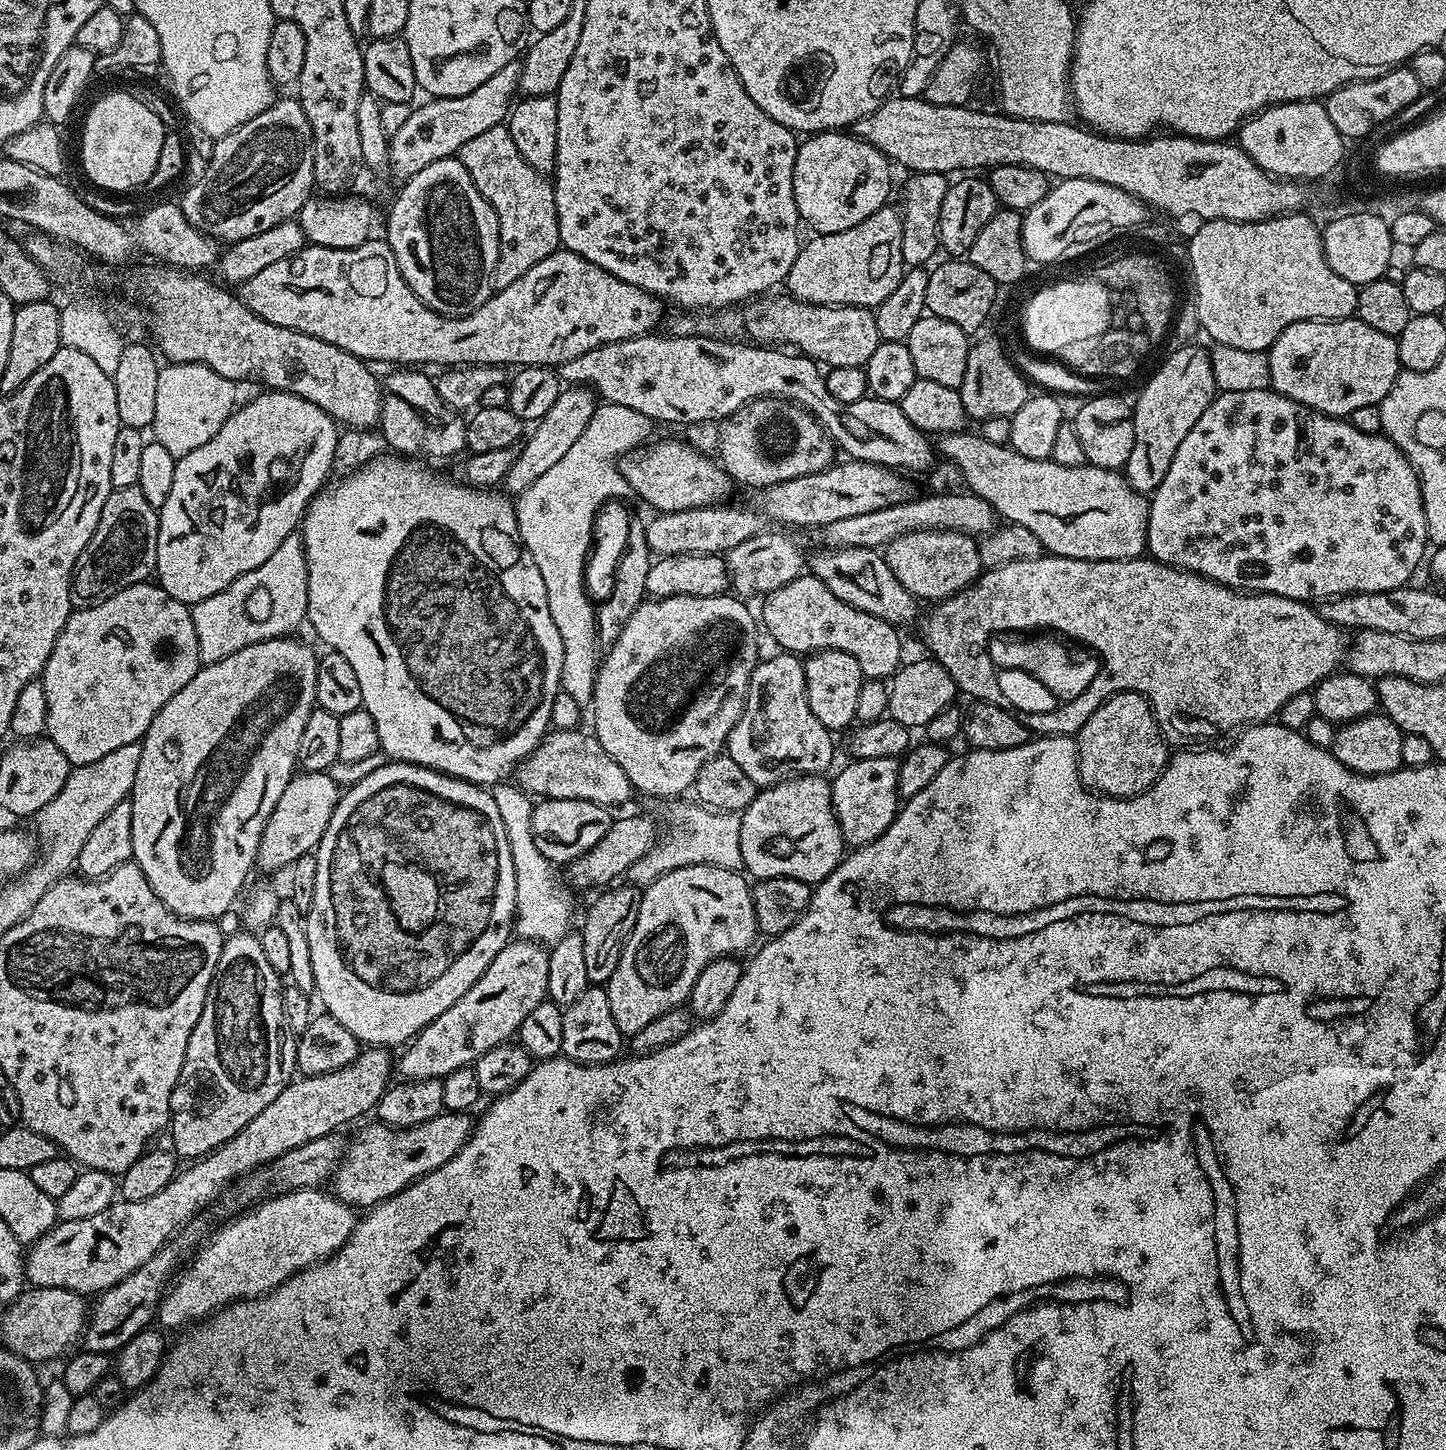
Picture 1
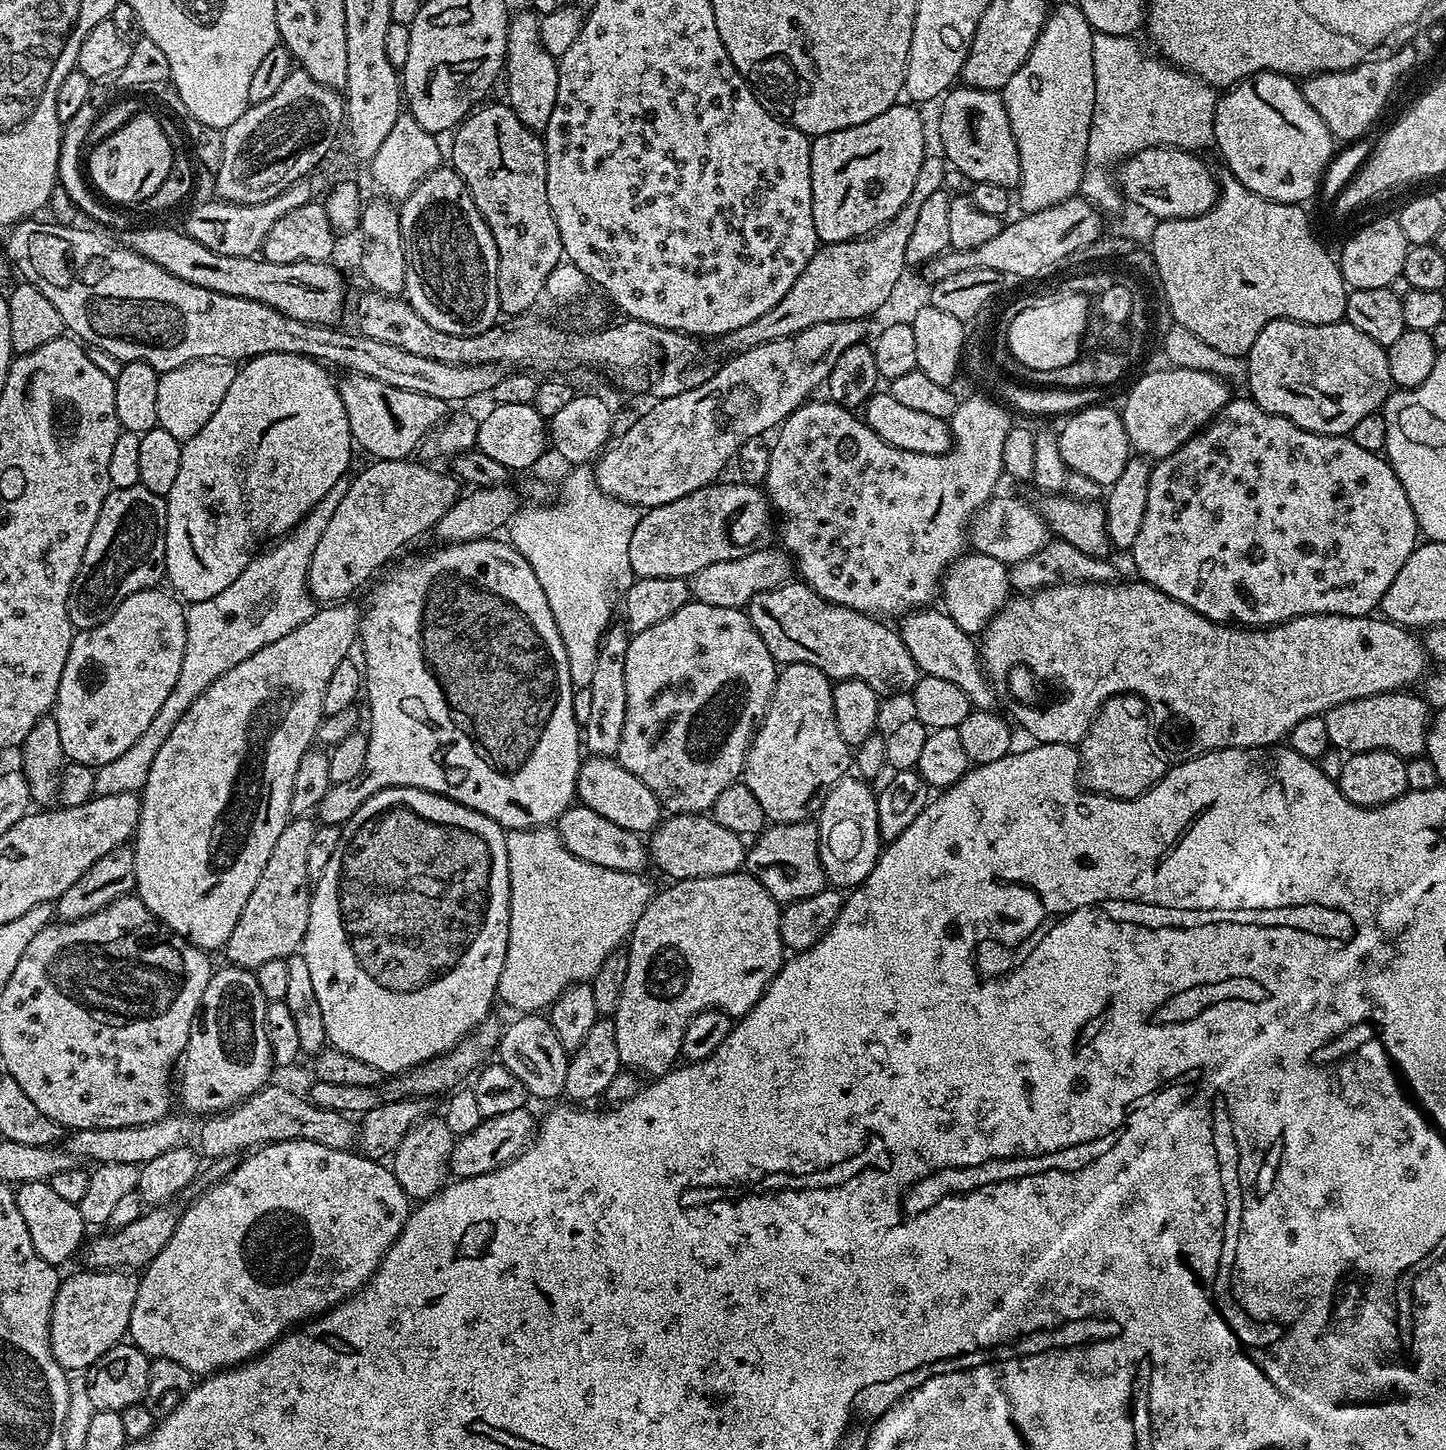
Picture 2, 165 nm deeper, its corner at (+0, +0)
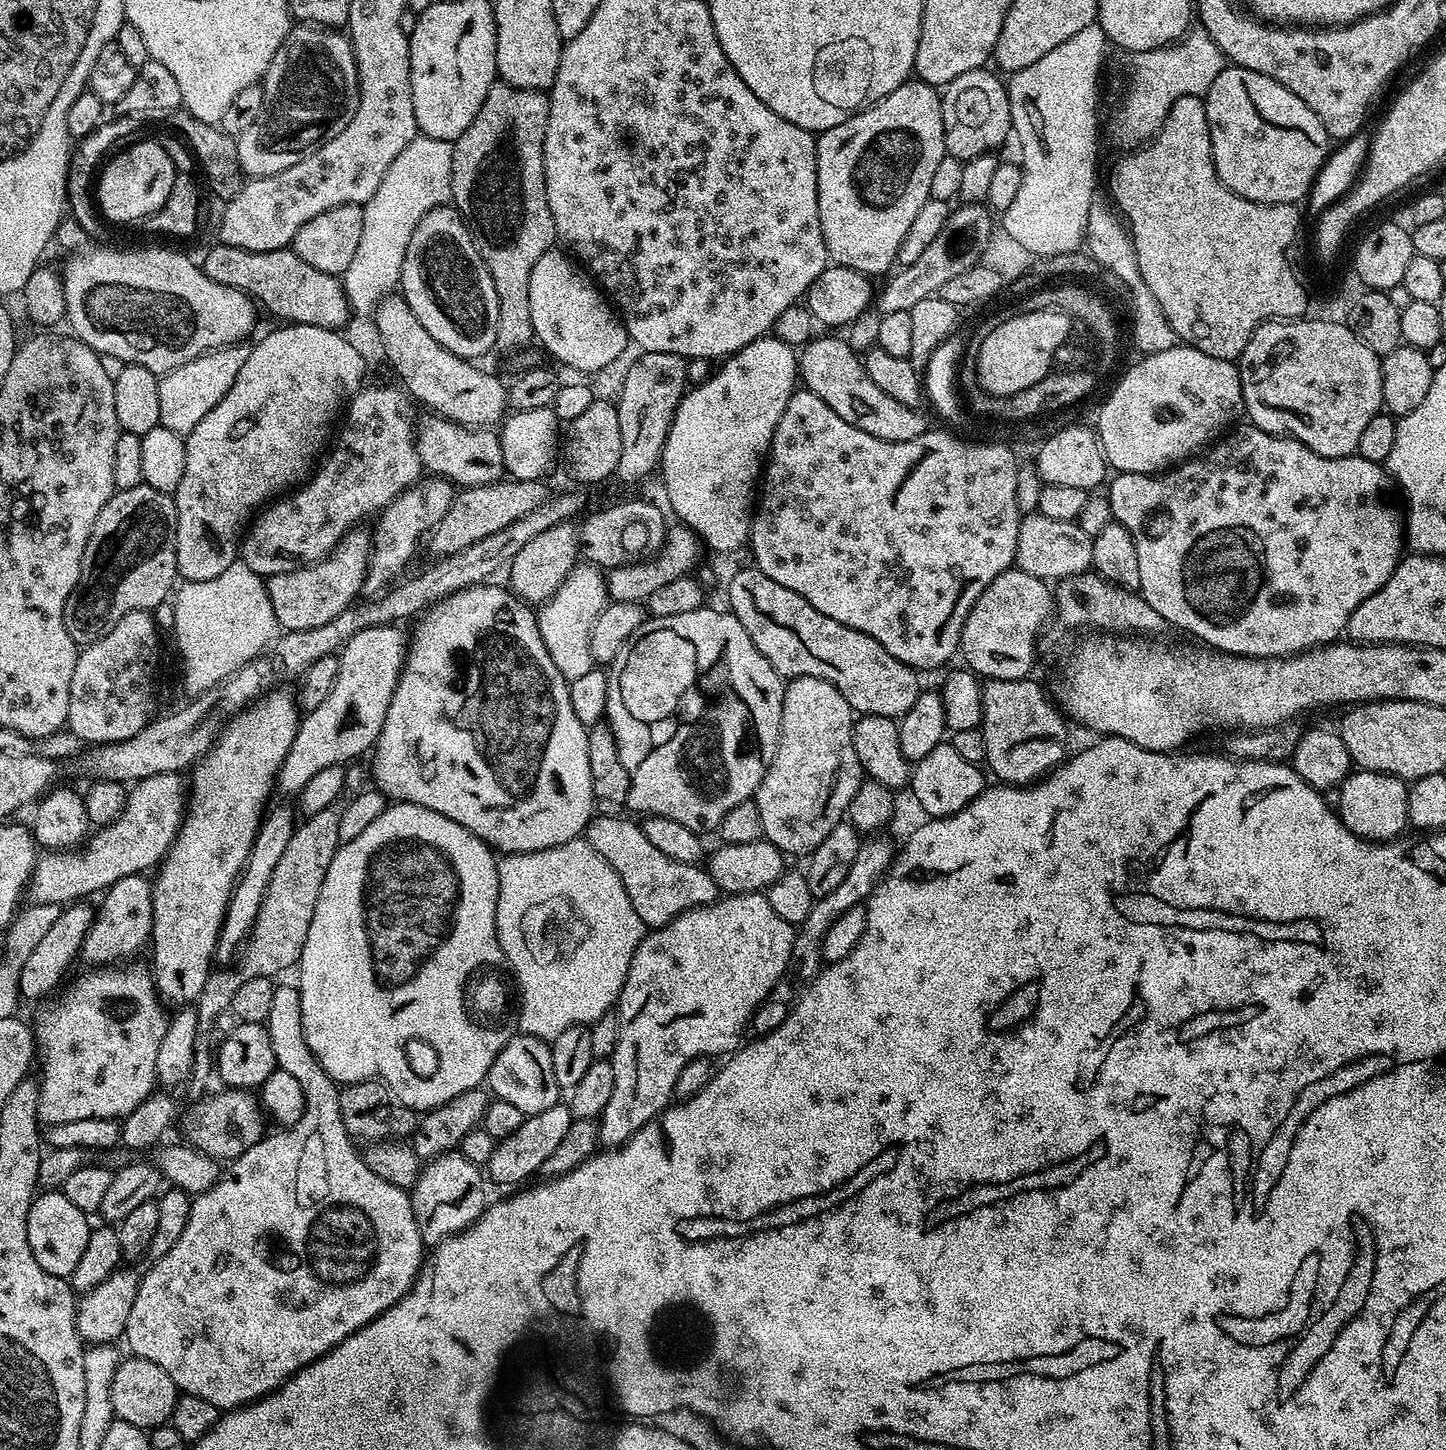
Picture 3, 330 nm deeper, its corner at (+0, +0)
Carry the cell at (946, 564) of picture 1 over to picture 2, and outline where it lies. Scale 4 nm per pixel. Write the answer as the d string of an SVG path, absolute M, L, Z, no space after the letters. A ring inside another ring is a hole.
M973 551L955 560L942 577L943 611L966 633L980 634L1010 599L1009 565Z

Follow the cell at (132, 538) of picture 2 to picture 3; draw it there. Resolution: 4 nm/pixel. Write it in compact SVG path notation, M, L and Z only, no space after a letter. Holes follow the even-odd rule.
M145 483L130 490L117 490L110 502L102 506L102 514L98 514L98 522L94 522L94 530L90 530L90 542L86 542L78 586L64 607L66 630L77 646L92 644L110 634L110 630L118 626L118 618L126 618L126 614L131 612L155 610L159 604L165 603L177 580L175 499L169 493L154 490Z

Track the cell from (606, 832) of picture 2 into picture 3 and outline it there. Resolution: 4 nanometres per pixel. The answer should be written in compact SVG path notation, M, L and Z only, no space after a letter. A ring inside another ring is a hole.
M596 814L586 829L586 838L606 862L622 878L626 886L626 894L630 894L630 902L634 910L638 910L638 918L649 928L660 928L663 924L668 924L674 918L678 918L684 912L692 908L698 908L701 904L713 904L718 899L718 889L714 878L703 867L694 864L683 864L674 858L666 858L650 838L646 838L643 827L632 820L623 820L625 817L620 814Z

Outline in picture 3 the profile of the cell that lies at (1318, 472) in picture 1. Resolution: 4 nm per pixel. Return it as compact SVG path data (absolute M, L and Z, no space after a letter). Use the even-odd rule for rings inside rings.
M1255 426L1240 427L1233 427L1203 454L1189 458L1171 470L1159 474L1116 472L1107 481L1106 495L1113 521L1130 530L1134 546L1138 550L1139 595L1150 602L1154 610L1158 610L1165 625L1172 627L1173 624L1174 627L1197 636L1201 645L1226 652L1230 656L1257 656L1263 660L1275 656L1297 656L1309 648L1319 648L1341 639L1342 633L1347 629L1350 614L1354 614L1354 610L1358 610L1358 606L1362 606L1362 602L1366 602L1366 598L1370 598L1370 594L1377 592L1388 581L1390 574L1394 574L1406 548L1406 524L1402 519L1401 509L1399 512L1392 501L1394 481L1384 464L1375 464L1355 454L1342 458L1326 458L1322 454L1314 454L1314 450L1292 436L1275 436Z

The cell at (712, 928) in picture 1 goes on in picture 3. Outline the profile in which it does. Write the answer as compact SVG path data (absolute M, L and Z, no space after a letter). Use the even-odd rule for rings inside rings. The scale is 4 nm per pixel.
M764 892L725 895L713 904L692 908L645 935L638 950L634 950L618 1001L620 1037L610 1058L614 1066L614 1094L610 1094L610 1102L598 1118L600 1142L605 1149L619 1148L673 1103L674 1082L678 1082L682 1066L691 1060L723 1057L741 1047L740 1035L746 1032L752 1015L790 962L795 937L793 925L774 914Z

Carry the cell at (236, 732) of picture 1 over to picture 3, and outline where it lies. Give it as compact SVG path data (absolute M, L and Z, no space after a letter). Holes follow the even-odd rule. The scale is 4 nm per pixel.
M283 690L268 691L243 711L232 716L231 719L219 729L212 748L196 761L190 772L190 774L192 774L192 780L190 776L190 803L187 805L186 815L180 822L180 829L174 838L174 842L168 848L168 853L164 855L164 859L160 861L158 867L155 869L154 875L156 875L156 880L154 876L154 879L151 881L152 935L150 937L150 952L152 948L152 960L150 959L150 971L152 973L152 979L156 982L157 993L159 993L169 1005L172 1003L176 1004L175 1006L185 1006L196 1002L199 995L202 994L202 988L205 986L208 976L214 971L216 943L220 937L220 927L222 926L224 915L228 909L228 903L232 897L232 889L235 888L236 881L240 878L240 873L244 871L244 864L248 861L248 855L250 854L250 846L254 846L254 838L260 829L260 822L264 819L266 809L269 807L268 795L274 792L276 788L276 775L282 766L282 762L286 758L286 754L290 750L290 746L294 742L297 730L300 728L302 712L298 707L297 697L293 695L293 693L291 696L290 693L282 691Z

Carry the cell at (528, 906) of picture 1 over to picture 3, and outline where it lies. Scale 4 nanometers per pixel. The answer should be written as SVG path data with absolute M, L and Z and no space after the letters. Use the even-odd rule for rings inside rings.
M577 838L562 846L550 846L537 852L513 852L499 857L496 865L498 870L498 906L496 907L496 937L508 959L508 967L512 969L515 983L518 985L518 1028L521 1033L534 1038L551 1042L562 1034L562 1030L570 1030L570 1026L579 1024L591 1026L601 1020L607 1012L617 1007L620 991L626 982L626 974L630 970L630 962L634 958L634 950L638 950L641 940L646 935L646 925L638 918L638 910L630 902L630 894L626 894L626 886L622 878L590 846L587 838Z

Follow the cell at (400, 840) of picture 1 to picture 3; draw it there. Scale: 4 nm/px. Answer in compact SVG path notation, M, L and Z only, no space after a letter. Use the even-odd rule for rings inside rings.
M392 802L385 807L385 810L378 818L374 818L374 822L370 822L370 826L366 826L366 830L362 830L362 834L358 834L358 838L353 838L350 842L340 844L330 862L329 870L326 871L325 881L322 882L322 888L318 893L318 902L314 906L313 918L310 920L310 928L306 933L306 942L302 946L301 958L298 963L298 971L300 970L300 980L298 979L298 987L300 989L300 997L302 998L302 1030L306 1034L306 1042L310 1046L310 1050L314 1050L314 1058L318 1058L318 1062L322 1066L322 1070L326 1070L326 1074L330 1074L330 1078L335 1080L337 1085L357 1084L363 1080L383 1080L385 1084L389 1084L390 1078L394 1076L394 1068L396 1064L400 1064L400 1060L404 1058L404 1050L409 1047L410 1042L415 1042L419 1036L428 1036L427 1047L438 1050L440 1058L446 1060L446 1064L456 1062L466 1050L476 1050L476 1052L488 1052L490 1056L496 1058L498 1054L494 1054L494 1038L492 1032L480 1032L480 1028L472 1028L472 1024L468 1024L468 1020L464 1020L464 1008L460 1008L460 984L464 984L464 976L468 976L468 968L476 968L476 964L480 964L480 960L500 960L500 956L504 951L496 937L496 907L498 906L498 870L496 865L497 857L494 855L493 849L483 844L474 834L470 834L470 830L466 830L466 826L458 826L458 822L454 822L450 818L446 818L442 814L438 814L434 810L430 810L426 806L418 806L417 804L406 804L403 802Z

